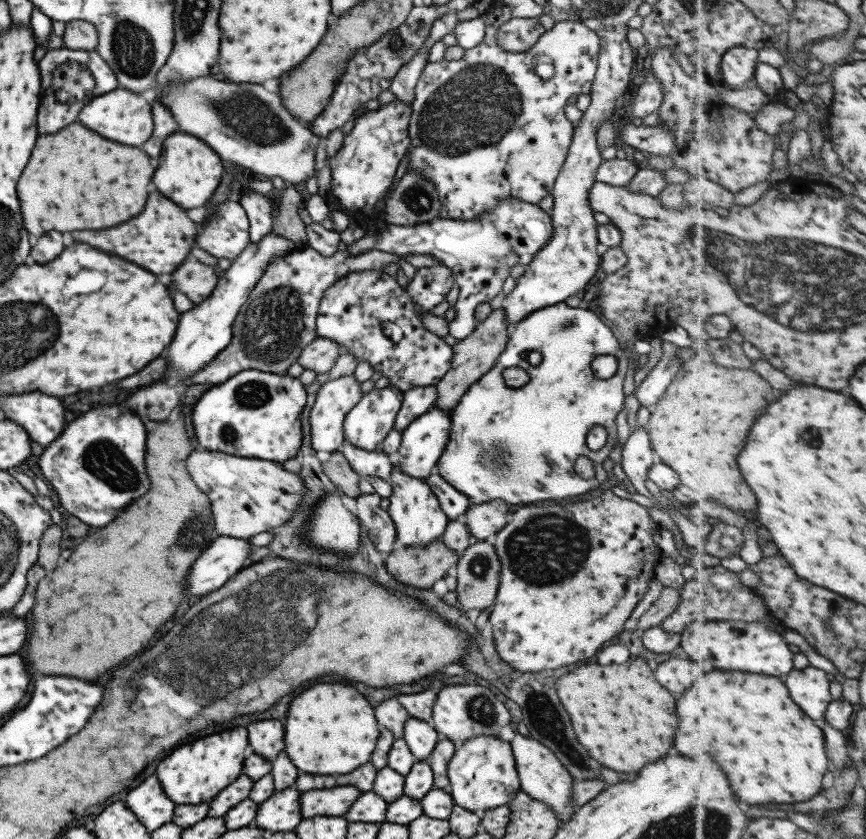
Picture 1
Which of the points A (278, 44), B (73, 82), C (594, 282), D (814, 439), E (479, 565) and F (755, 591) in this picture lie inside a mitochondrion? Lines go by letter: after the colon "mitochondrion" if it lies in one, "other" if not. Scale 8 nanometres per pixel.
A: other
B: mitochondrion
C: other
D: other
E: mitochondrion
F: other

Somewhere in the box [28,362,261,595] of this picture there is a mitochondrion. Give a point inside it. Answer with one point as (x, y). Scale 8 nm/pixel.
(102, 458)

